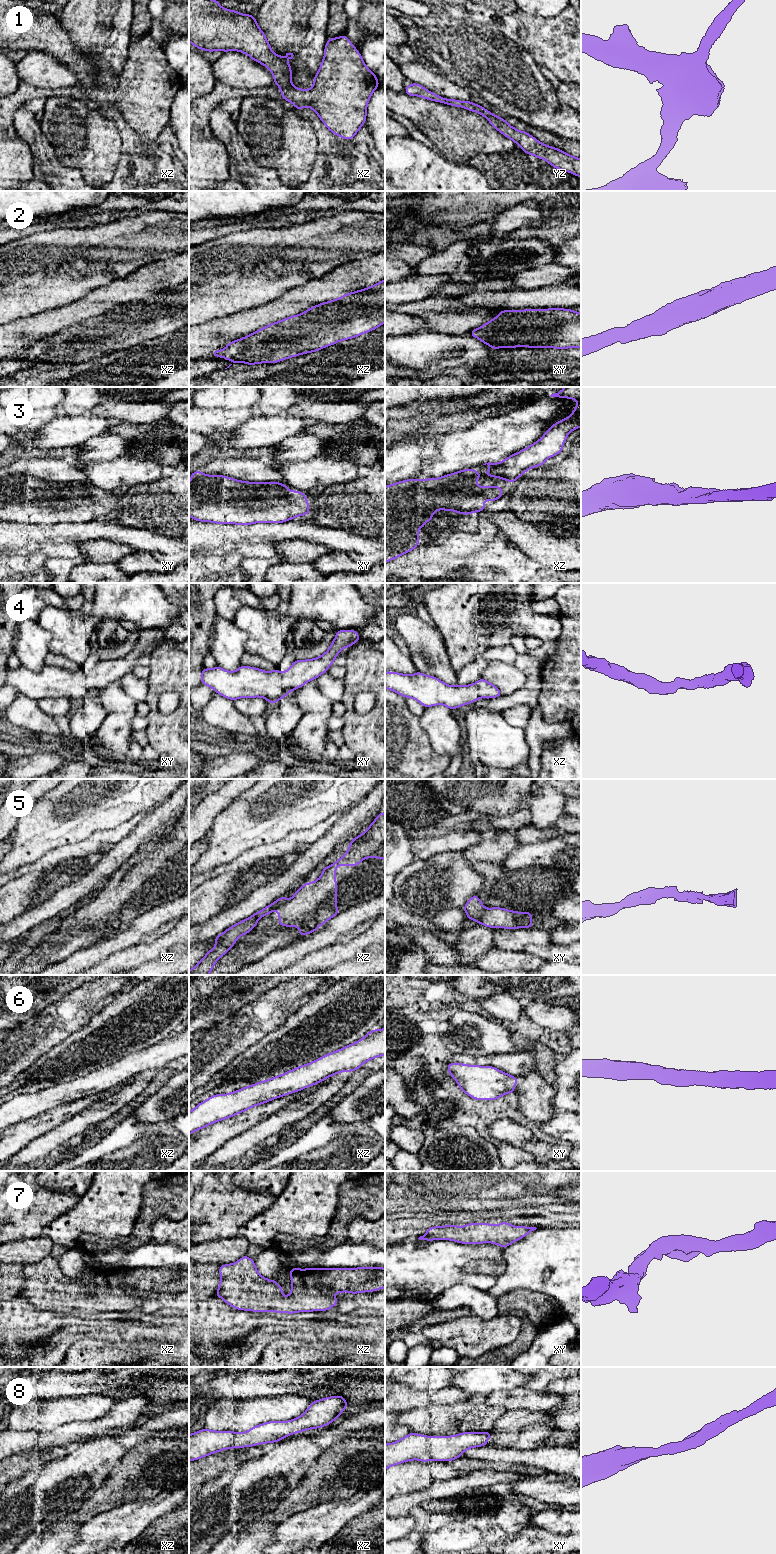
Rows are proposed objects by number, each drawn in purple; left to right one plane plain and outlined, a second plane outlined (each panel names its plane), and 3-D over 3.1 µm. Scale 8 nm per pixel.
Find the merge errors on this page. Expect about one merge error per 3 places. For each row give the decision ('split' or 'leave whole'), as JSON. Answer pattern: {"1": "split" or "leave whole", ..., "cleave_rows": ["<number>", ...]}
{"1": "leave whole", "2": "leave whole", "3": "leave whole", "4": "leave whole", "5": "split", "6": "leave whole", "7": "leave whole", "8": "leave whole", "cleave_rows": ["5"]}

